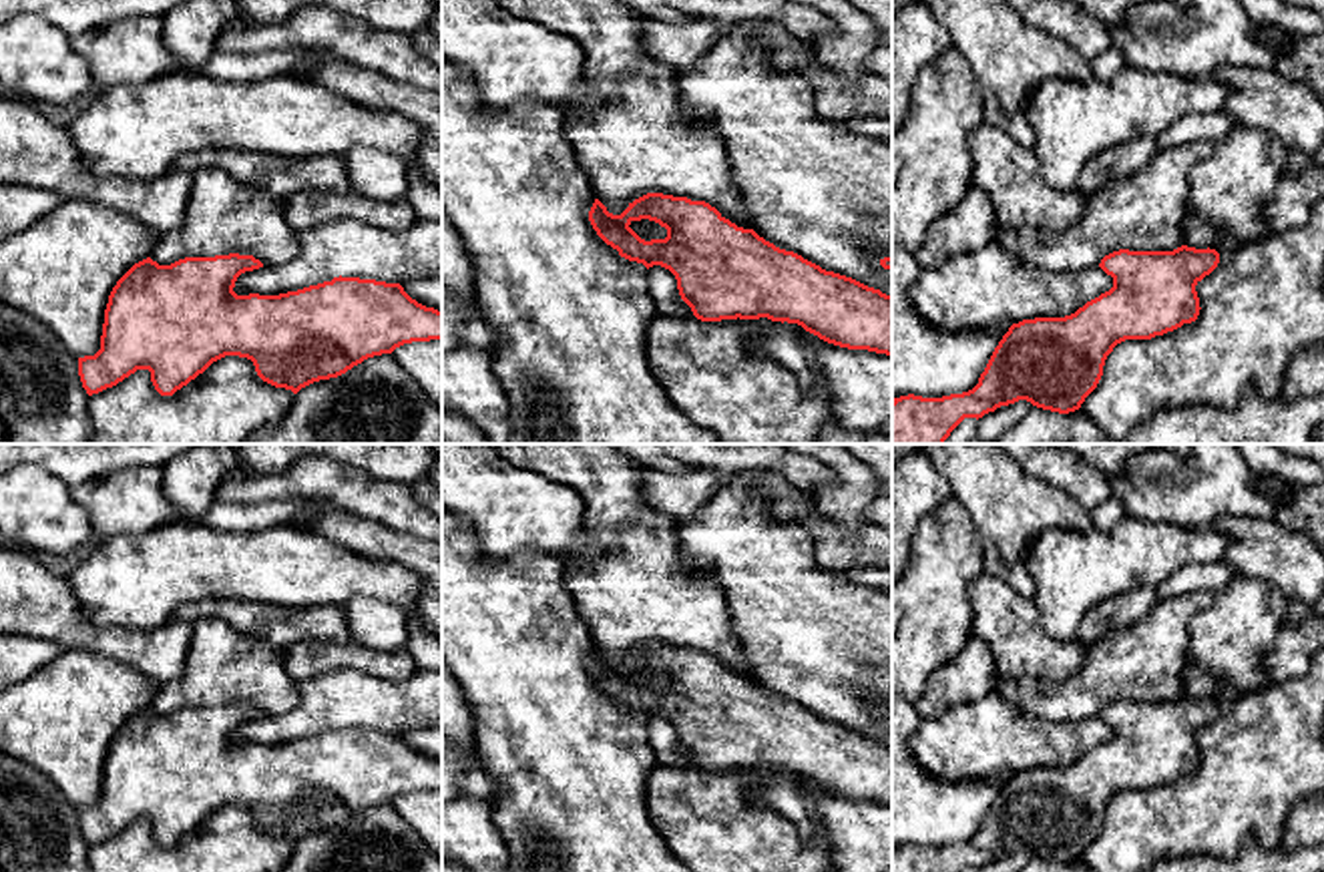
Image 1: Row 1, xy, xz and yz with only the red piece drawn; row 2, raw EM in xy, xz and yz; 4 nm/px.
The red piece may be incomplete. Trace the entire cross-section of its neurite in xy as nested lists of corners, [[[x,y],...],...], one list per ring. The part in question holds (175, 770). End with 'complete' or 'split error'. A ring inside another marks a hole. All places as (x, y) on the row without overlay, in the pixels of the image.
[[[239,703],[185,707],[171,715],[159,715],[151,707],[135,713],[108,745],[100,800],[78,808],[86,844],[149,820],[155,840],[173,846],[225,806],[251,810],[263,832],[297,844],[404,794],[442,790],[442,761],[418,753],[400,733],[340,725],[279,745],[237,745],[237,727],[259,717],[259,709]]] | complete

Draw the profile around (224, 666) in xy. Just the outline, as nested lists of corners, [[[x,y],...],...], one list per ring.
[[[199,619],[183,675],[161,683],[151,709],[171,715],[185,707],[239,703],[263,715],[283,715],[299,701],[299,683],[283,667],[283,649],[243,635],[221,619]]]

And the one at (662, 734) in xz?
[[[661,715],[649,717],[647,739],[657,757],[657,766],[695,768],[691,757],[681,749],[677,729],[669,719]]]

